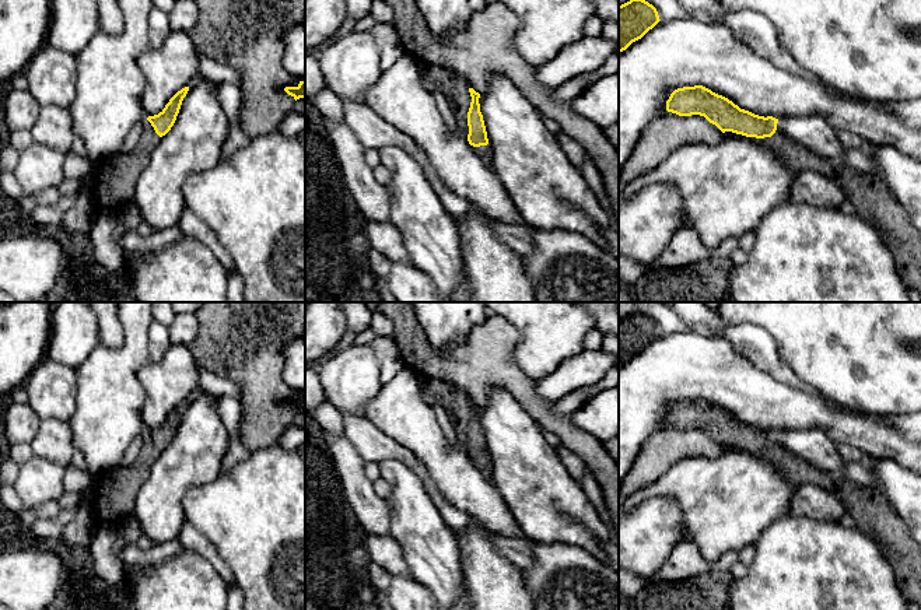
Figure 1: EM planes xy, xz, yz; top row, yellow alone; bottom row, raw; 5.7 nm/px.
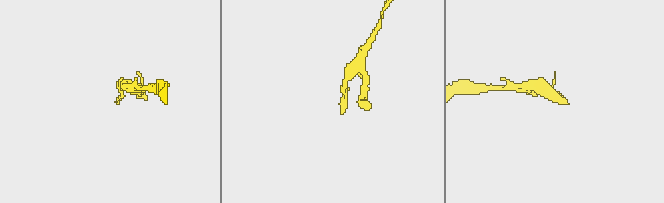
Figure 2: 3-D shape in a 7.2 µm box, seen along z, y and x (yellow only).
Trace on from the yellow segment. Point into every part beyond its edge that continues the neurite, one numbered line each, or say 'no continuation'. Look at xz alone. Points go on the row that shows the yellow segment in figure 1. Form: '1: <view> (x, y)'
1: xz (459, 98)

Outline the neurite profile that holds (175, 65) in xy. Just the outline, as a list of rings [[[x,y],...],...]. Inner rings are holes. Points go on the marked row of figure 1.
[[[172,31],[164,45],[137,59],[147,80],[143,108],[148,116],[162,112],[169,99],[199,78],[199,52],[188,32]]]

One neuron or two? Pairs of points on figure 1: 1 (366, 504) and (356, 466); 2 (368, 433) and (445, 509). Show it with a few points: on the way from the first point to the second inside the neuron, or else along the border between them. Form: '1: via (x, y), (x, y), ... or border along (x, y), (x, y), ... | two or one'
1: via (360, 494), (356, 486), (356, 476) | one
2: via (391, 449), (405, 455), (422, 472), (430, 487) | one

